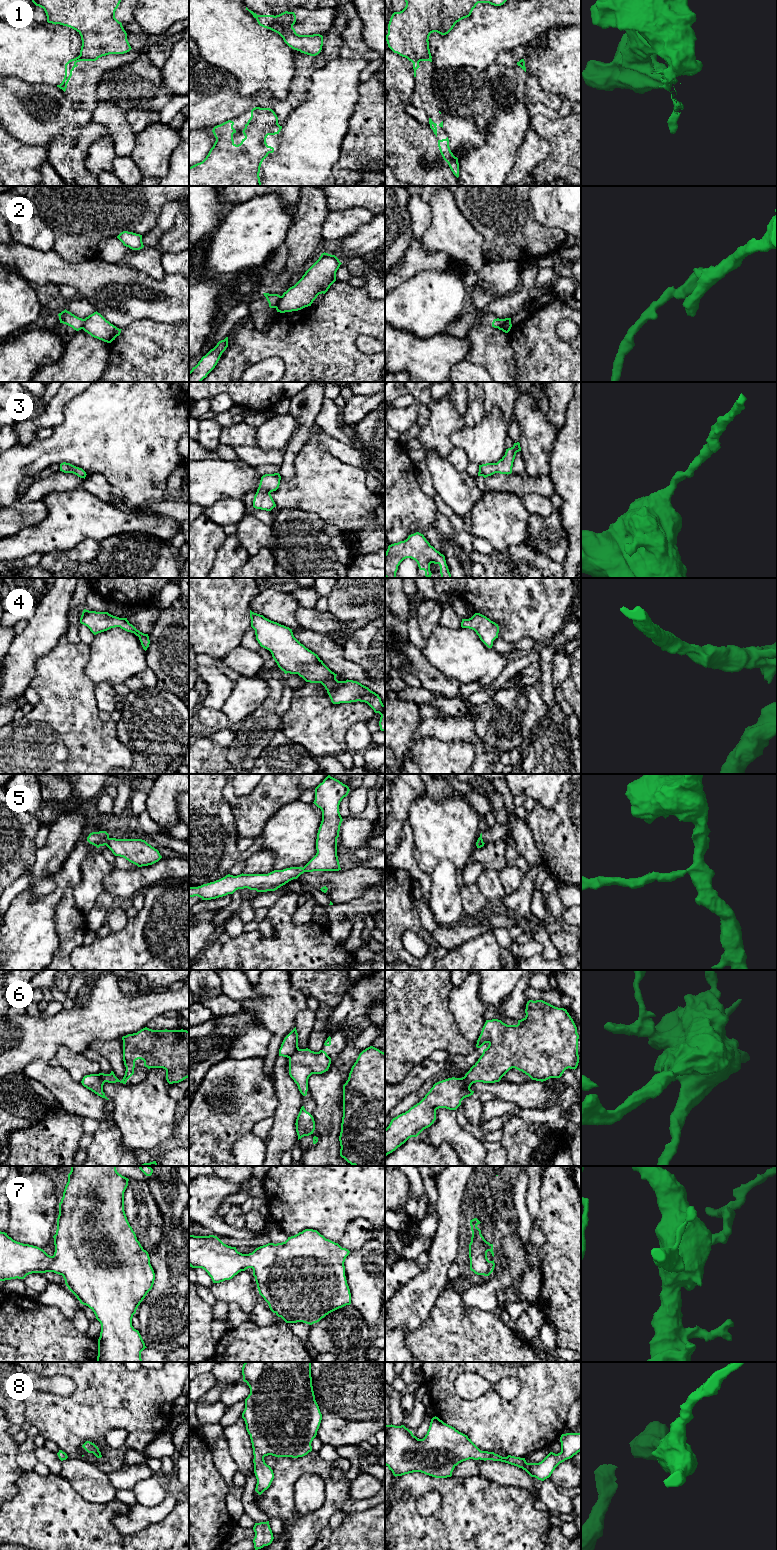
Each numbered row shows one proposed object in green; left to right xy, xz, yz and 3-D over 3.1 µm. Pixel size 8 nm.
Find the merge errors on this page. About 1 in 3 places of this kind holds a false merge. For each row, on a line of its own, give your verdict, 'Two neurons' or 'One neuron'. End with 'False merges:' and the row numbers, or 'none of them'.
1: Two neurons
2: Two neurons
3: One neuron
4: One neuron
5: Two neurons
6: Two neurons
7: One neuron
8: One neuron
False merges: 1, 2, 5, 6

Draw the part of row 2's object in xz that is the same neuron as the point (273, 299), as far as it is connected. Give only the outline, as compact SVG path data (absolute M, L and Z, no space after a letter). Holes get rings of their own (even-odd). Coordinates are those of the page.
M263 293L263 294L269 303L269 307L276 308L281 296L278 294L269 294L269 293Z

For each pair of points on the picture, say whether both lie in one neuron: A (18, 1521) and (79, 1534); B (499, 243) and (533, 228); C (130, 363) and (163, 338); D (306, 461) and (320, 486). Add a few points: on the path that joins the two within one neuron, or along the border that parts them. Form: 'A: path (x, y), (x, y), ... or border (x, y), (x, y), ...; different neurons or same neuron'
A: path (34, 1521), (56, 1521), (65, 1529); same neuron
B: path (507, 235), (513, 229), (525, 229); same neuron
C: path (138, 363), (155, 346); same neuron
D: path (312, 467), (317, 472), (320, 480); same neuron

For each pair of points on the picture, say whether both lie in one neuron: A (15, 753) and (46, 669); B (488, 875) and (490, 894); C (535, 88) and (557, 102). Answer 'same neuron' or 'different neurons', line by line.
A: same neuron
B: same neuron
C: same neuron

